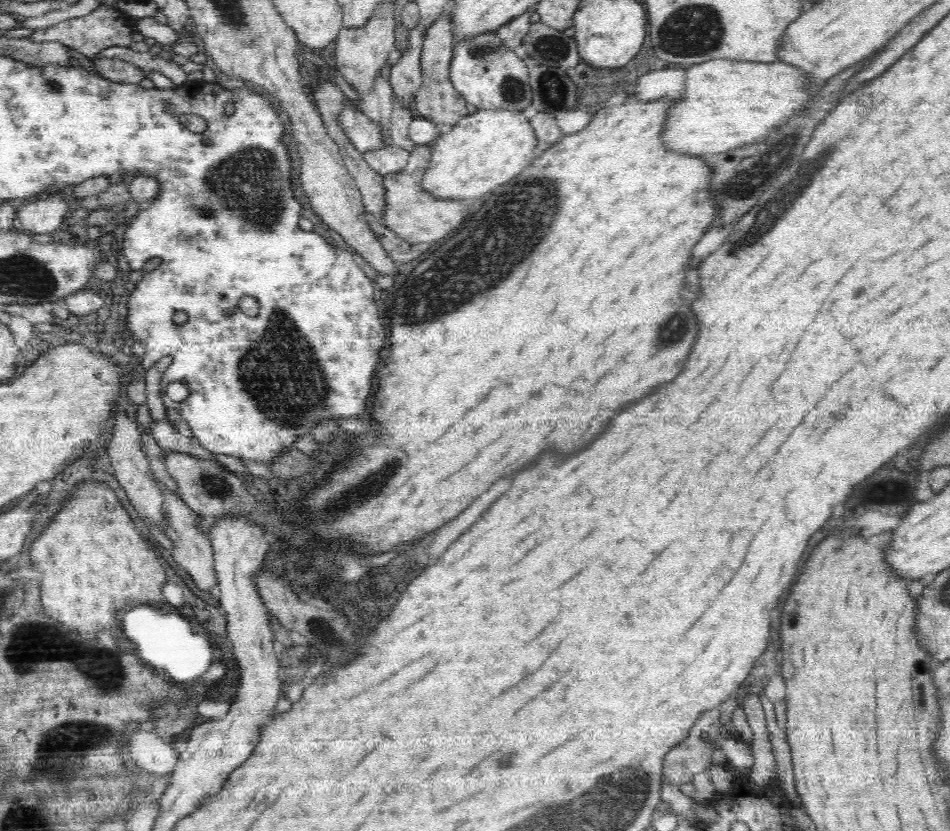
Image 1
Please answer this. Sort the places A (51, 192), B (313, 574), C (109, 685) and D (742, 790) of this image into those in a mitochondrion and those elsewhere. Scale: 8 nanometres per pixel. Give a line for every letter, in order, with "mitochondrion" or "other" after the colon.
A: other
B: mitochondrion
C: mitochondrion
D: other

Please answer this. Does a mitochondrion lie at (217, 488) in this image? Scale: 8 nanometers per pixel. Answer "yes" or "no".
yes

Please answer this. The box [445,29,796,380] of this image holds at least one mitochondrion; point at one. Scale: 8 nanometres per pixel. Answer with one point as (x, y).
(554, 91)

